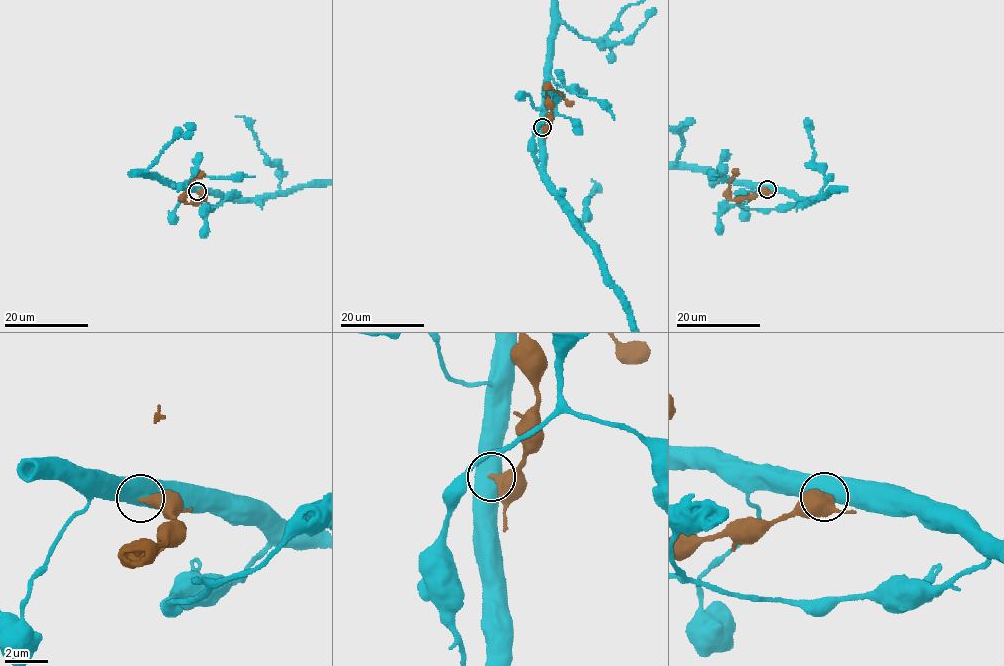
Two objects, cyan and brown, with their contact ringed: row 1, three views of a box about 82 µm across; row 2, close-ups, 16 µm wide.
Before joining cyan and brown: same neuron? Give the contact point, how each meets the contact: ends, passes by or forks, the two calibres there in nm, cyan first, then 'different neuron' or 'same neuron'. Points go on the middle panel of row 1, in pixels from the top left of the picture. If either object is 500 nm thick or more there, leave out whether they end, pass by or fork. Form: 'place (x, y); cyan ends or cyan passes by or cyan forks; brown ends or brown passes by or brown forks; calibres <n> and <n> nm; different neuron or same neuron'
place (542, 127); calibres 800 and 400 nm; different neuron

